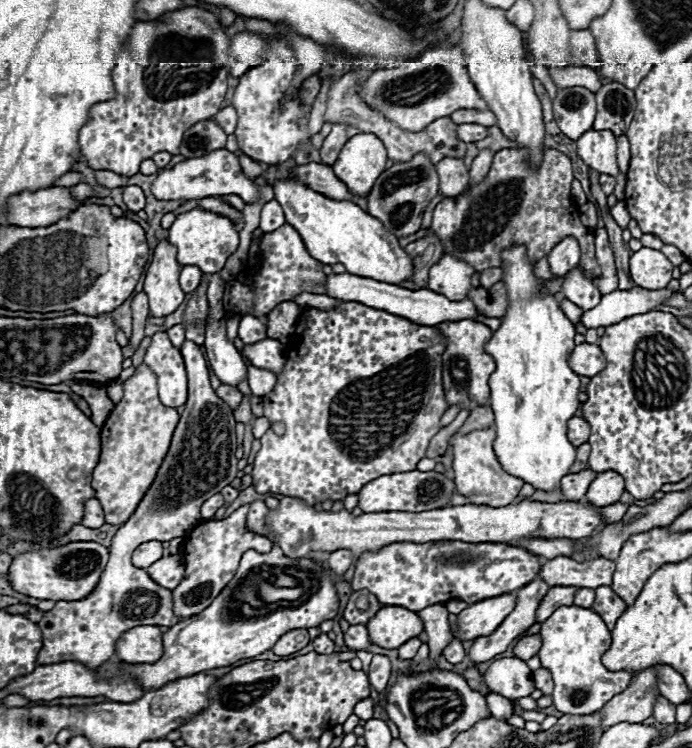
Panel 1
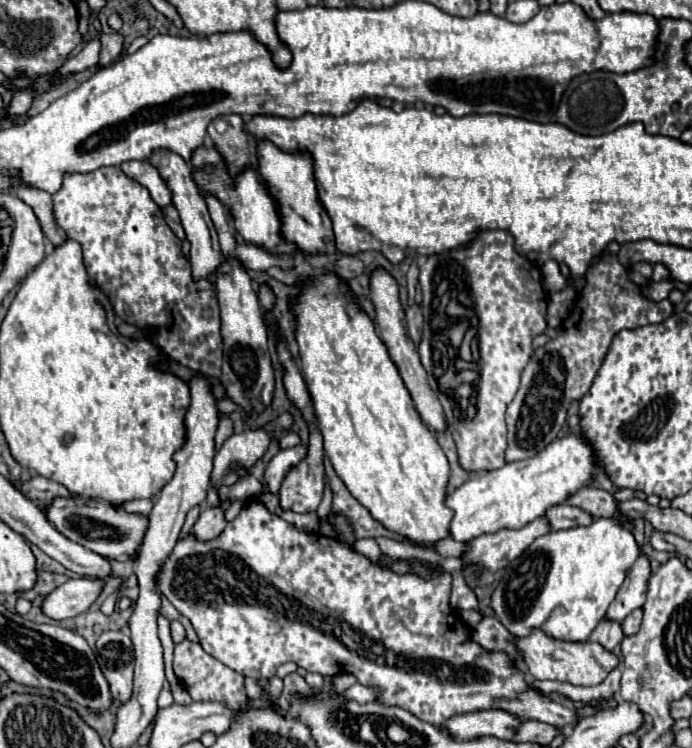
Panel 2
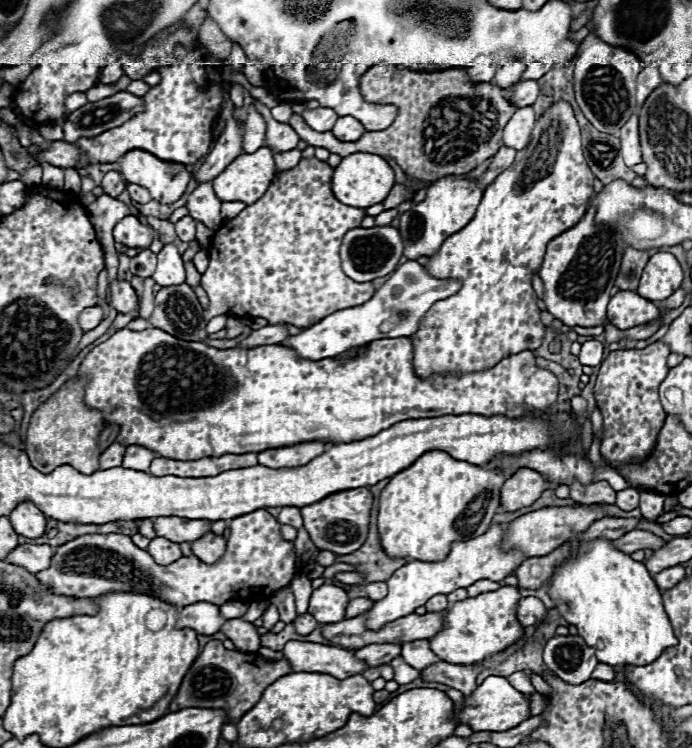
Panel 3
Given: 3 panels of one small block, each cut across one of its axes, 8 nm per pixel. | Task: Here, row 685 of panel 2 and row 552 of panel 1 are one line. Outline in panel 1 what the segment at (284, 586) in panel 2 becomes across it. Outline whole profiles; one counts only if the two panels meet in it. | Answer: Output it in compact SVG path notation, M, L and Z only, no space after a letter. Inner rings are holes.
M438 540L438 544L394 542L376 552L360 554L356 560L352 590L368 588L384 606L402 606L420 612L426 606L456 598L474 604L516 592L538 576L538 568L538 556L504 543L470 544L460 540Z

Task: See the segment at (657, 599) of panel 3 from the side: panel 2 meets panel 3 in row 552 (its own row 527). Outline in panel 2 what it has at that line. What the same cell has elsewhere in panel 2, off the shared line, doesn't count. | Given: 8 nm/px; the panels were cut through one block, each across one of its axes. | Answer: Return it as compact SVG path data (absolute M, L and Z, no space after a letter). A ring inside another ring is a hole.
M596 518L590 526L548 532L536 538L514 562L510 562L510 566L506 566L504 576L492 594L492 608L496 618L514 636L526 636L532 628L542 628L552 638L570 638L570 642L582 642L582 638L588 640L638 556L640 546L632 532L616 518Z

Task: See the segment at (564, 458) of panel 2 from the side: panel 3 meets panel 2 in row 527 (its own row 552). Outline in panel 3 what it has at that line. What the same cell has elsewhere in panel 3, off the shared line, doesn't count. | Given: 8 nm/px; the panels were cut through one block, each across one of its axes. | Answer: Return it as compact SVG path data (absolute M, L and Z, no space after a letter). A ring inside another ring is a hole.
M506 524L490 526L482 536L476 536L472 540L456 540L452 544L452 550L444 562L408 562L400 570L392 574L388 584L388 596L382 600L376 600L374 606L368 610L368 630L378 630L388 622L394 622L406 614L412 614L418 606L424 606L426 600L430 600L436 594L450 594L458 588L468 588L476 580L488 578L494 582L500 582L514 574L514 570L526 560L522 552L518 550L502 550L502 542L506 538Z

